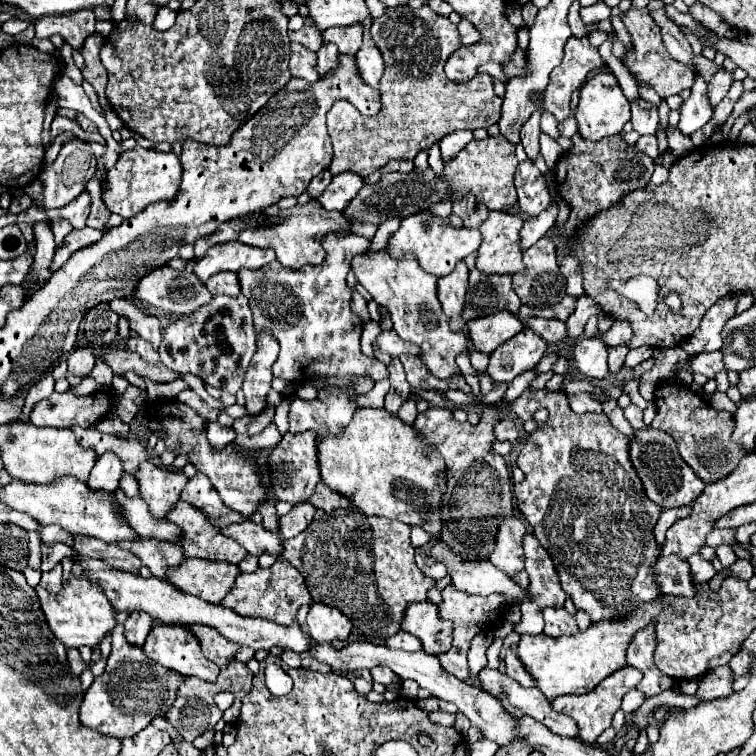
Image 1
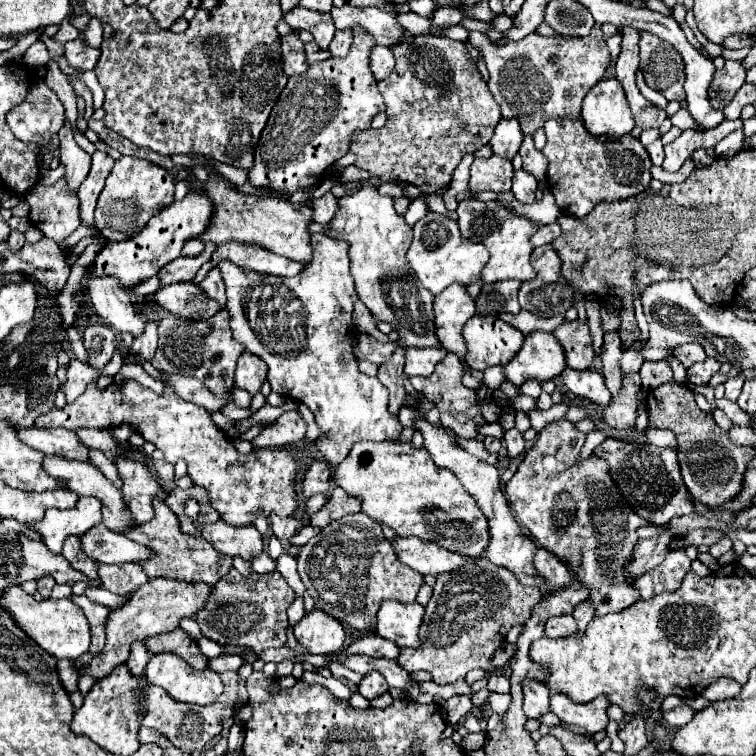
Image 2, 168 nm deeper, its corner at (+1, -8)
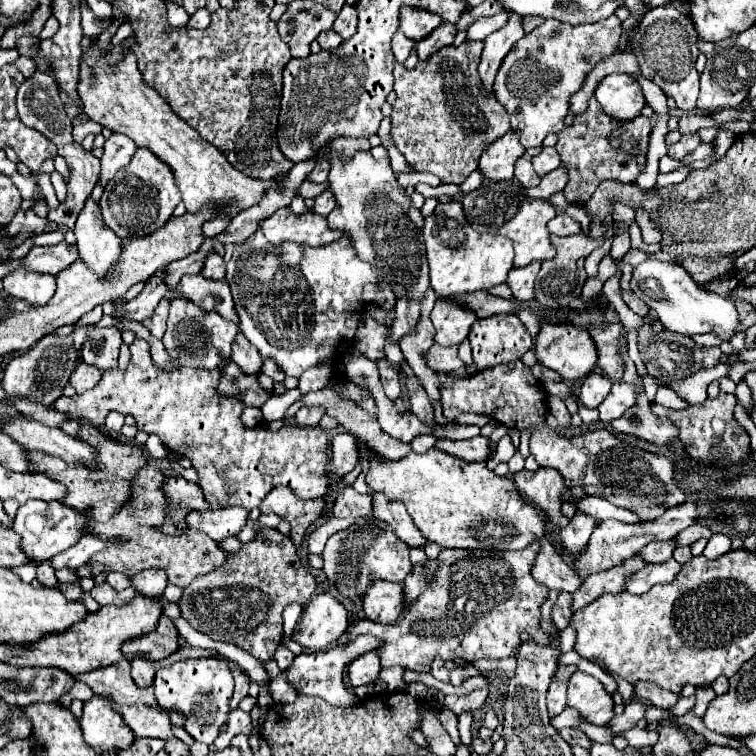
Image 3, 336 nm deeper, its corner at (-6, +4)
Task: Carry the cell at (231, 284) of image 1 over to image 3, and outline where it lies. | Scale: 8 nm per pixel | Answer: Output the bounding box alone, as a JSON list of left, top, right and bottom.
[201,254,225,280]

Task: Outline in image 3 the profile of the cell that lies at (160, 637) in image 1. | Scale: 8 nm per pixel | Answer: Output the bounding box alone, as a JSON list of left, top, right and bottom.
[155,658,233,746]

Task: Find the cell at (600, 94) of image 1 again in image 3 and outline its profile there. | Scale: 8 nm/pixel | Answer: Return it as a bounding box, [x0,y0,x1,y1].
[595,74,645,120]

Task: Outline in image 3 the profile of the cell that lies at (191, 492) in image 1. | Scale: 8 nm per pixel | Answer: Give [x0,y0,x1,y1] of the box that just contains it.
[161,478,209,534]

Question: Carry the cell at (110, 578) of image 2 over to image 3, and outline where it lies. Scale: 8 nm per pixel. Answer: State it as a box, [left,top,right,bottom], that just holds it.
[129,568,169,596]

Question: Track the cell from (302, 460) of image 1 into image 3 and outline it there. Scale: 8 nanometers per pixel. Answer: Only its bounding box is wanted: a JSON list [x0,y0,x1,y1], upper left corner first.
[333,434,357,476]

